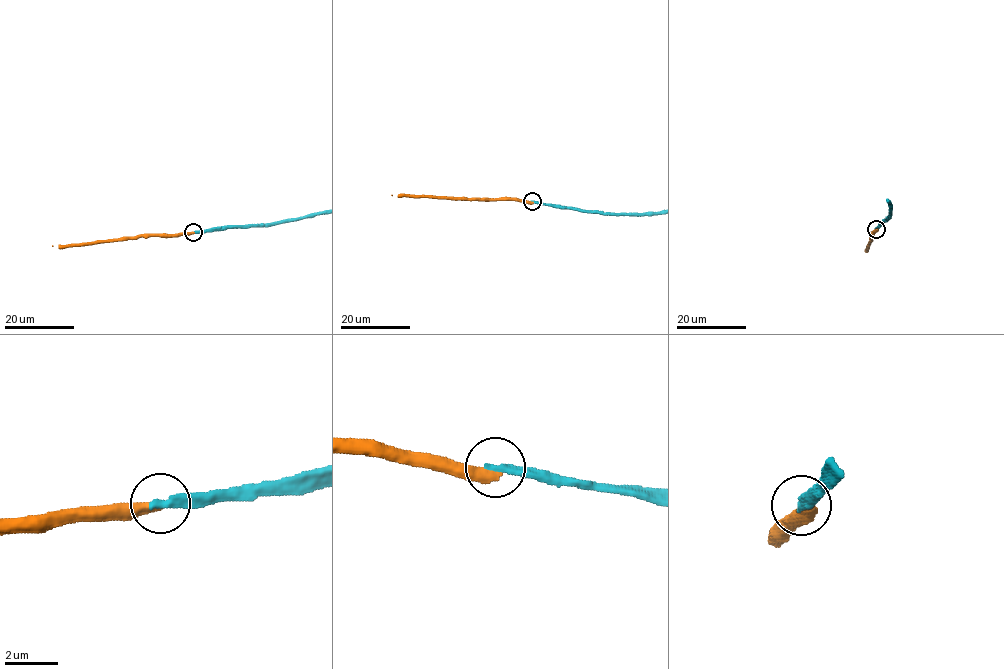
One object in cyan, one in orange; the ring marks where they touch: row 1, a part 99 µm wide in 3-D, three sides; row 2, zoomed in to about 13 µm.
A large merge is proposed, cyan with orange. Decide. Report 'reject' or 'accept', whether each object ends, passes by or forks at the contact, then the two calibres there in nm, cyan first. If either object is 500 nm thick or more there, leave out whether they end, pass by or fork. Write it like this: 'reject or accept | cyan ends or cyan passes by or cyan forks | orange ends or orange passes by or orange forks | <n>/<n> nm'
reject | cyan ends | orange ends | 360/420 nm

